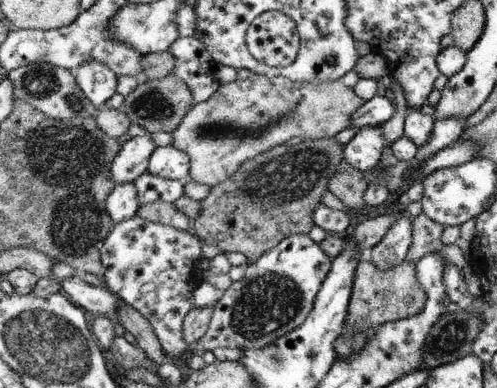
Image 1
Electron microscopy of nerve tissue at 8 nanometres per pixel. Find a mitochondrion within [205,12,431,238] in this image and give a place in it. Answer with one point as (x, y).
(270, 186)

